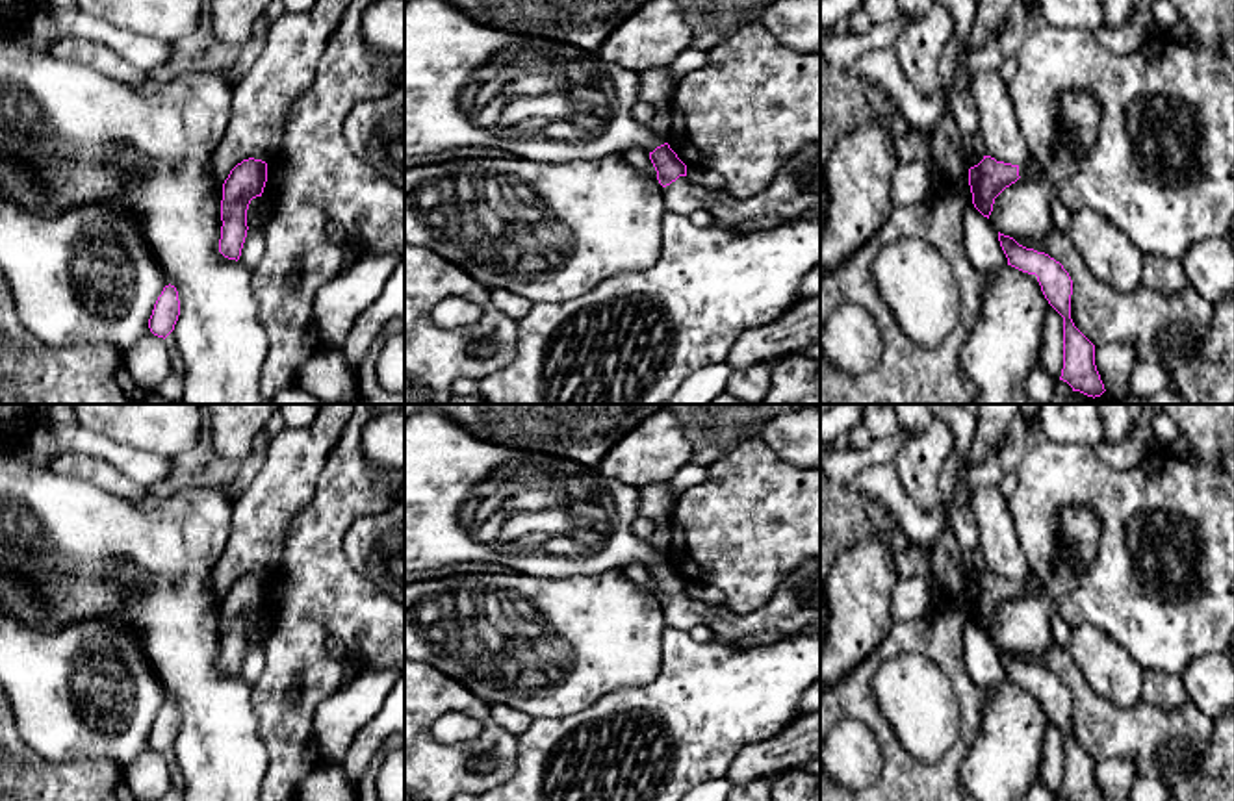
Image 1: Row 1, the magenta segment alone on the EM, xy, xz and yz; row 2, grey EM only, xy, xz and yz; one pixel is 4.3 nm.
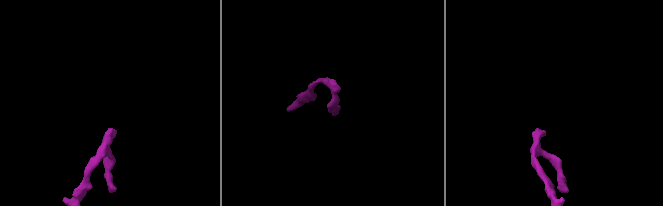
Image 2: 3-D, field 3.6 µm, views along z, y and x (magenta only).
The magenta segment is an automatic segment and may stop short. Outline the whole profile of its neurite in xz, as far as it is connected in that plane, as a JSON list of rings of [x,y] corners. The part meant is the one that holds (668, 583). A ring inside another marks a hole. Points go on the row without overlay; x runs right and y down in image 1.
[[[668,558],[649,567],[657,595],[670,627],[690,630],[707,623],[724,642],[742,640],[759,632],[800,634],[807,625],[820,625],[820,560],[811,558],[789,573],[772,599],[752,614],[711,610],[687,593],[687,580]]]

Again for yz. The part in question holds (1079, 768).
[[[998,647],[1008,680],[1035,690],[1048,719],[1063,732],[1063,784],[1060,795],[1069,801],[1104,801],[1095,781],[1095,760],[1071,734],[1073,695],[1060,677],[1045,668],[1026,664]]]

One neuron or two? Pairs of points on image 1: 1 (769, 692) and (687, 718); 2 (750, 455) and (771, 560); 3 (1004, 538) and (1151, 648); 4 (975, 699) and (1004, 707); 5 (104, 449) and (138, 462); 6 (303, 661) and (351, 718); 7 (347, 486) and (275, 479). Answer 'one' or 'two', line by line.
1: one
2: one
3: two
4: two
5: one
6: two
7: two

